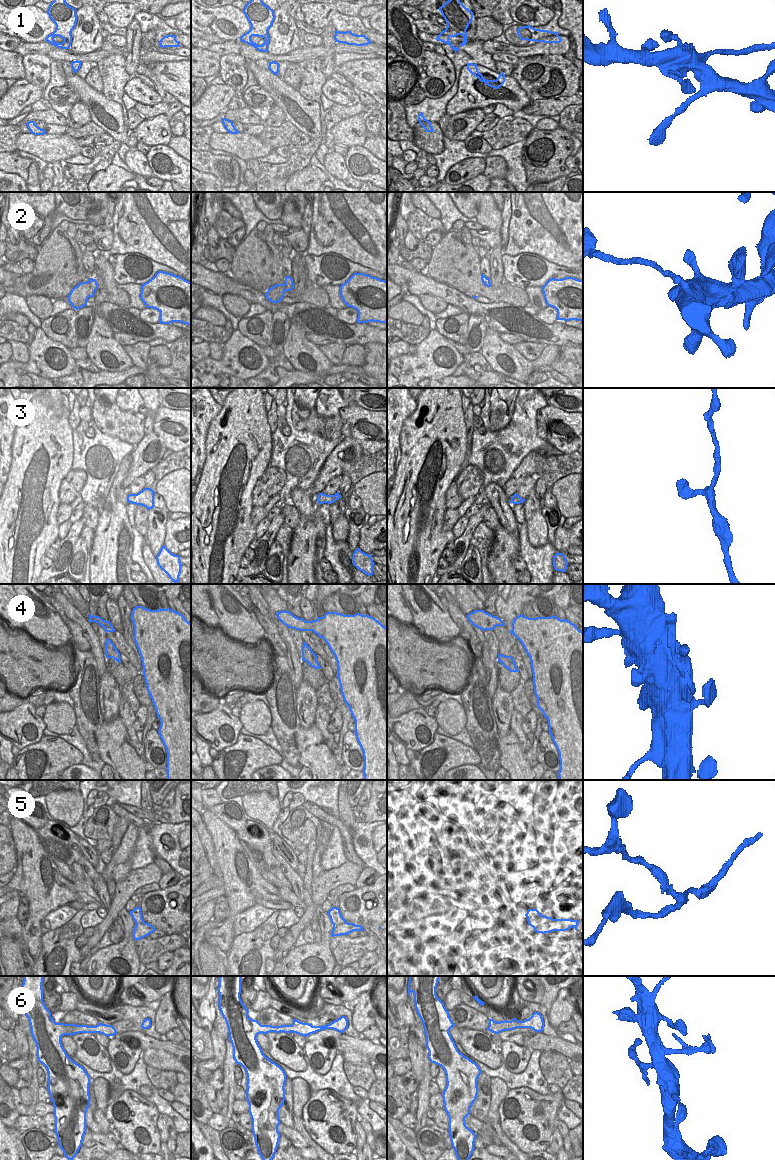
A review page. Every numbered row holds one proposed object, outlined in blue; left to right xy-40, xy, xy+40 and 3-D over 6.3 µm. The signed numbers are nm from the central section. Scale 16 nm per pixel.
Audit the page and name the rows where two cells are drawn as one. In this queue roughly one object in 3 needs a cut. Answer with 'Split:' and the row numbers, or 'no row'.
Split: 2, 5

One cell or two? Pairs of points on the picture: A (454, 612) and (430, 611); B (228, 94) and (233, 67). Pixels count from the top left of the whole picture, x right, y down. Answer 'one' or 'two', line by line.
A: two
B: two

